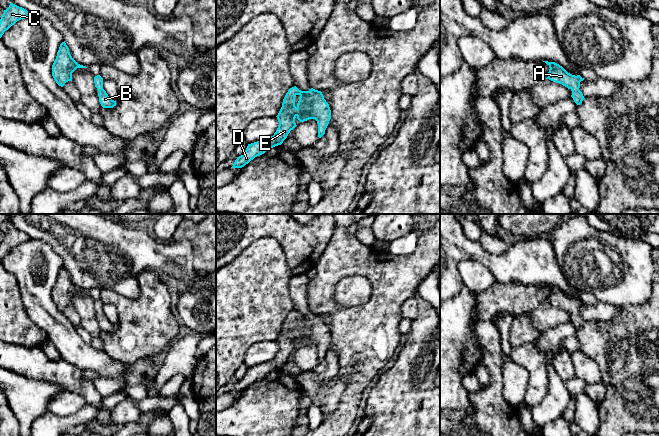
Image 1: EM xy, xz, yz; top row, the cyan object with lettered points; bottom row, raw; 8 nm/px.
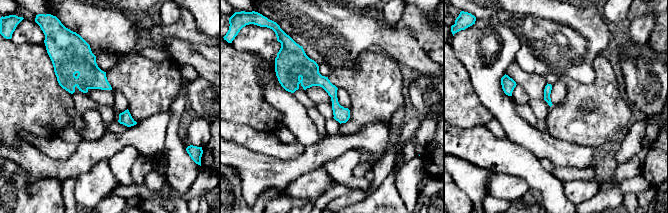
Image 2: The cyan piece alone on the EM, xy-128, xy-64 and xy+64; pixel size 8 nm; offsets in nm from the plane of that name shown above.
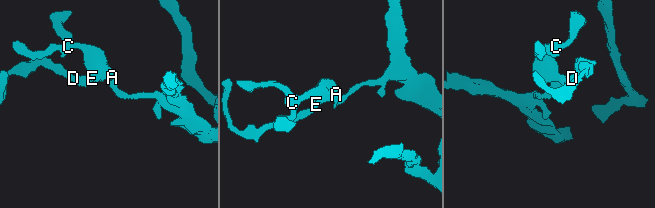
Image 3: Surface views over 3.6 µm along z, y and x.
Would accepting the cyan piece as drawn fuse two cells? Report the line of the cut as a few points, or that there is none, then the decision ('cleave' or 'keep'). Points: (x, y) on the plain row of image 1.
no cut; keep

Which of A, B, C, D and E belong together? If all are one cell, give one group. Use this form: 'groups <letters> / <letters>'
groups A B C D E

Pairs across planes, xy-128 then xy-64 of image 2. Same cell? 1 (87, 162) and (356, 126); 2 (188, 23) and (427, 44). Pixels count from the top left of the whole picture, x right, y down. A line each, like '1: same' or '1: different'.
1: different
2: same

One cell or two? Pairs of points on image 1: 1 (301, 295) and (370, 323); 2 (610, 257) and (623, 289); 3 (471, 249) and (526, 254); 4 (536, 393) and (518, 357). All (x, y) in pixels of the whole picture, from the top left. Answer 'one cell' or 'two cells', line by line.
1: two cells
2: one cell
3: one cell
4: one cell

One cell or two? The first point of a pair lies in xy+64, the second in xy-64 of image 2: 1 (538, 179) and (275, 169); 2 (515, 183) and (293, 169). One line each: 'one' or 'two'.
1: two
2: two

